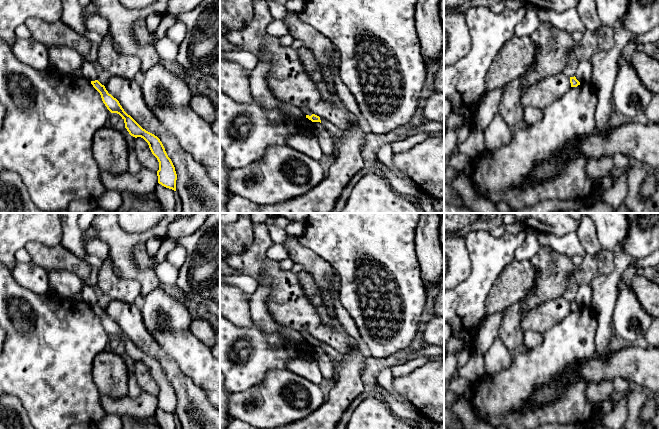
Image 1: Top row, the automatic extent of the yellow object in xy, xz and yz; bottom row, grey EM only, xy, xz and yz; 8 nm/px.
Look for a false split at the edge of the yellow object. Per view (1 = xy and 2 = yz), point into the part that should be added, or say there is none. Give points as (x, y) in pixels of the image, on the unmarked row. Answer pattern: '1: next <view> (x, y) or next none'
1: next none
2: next none

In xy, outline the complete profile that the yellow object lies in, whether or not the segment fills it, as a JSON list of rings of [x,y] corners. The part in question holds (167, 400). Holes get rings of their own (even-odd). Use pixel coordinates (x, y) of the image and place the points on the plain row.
[[[98,304],[91,305],[93,311],[100,317],[101,322],[107,333],[111,337],[119,338],[125,347],[125,352],[129,358],[135,362],[143,362],[149,369],[152,378],[159,386],[159,394],[157,395],[158,407],[162,410],[176,415],[177,398],[175,391],[168,381],[165,372],[160,363],[154,358],[143,353],[130,339],[128,339],[119,325],[108,317],[105,310]]]

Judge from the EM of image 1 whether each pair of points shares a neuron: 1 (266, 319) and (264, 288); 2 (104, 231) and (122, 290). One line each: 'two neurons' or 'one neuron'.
1: one neuron
2: two neurons

